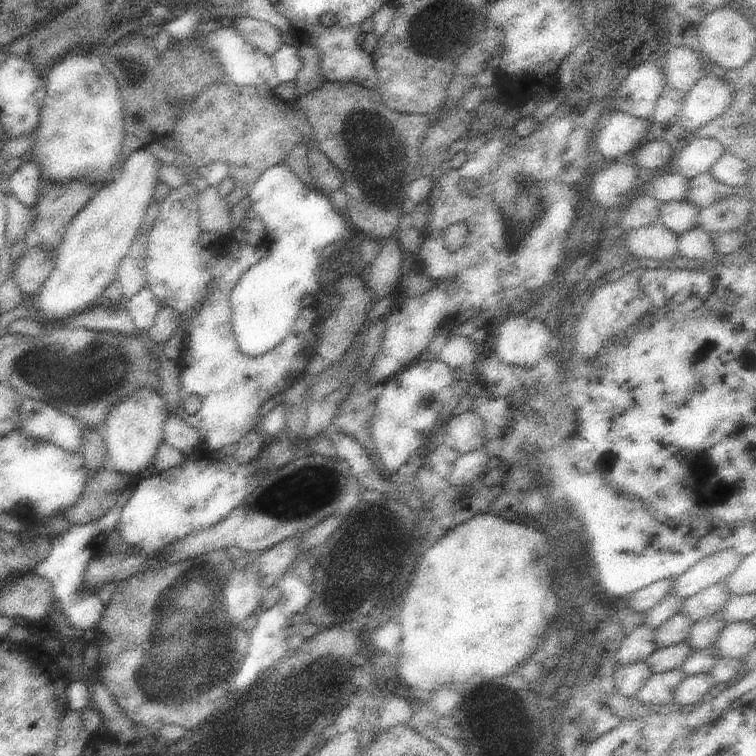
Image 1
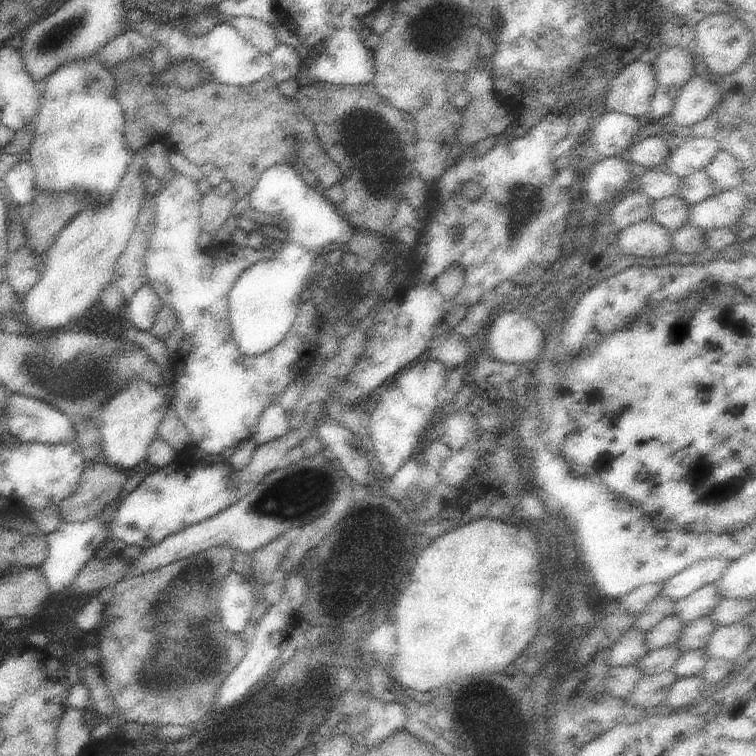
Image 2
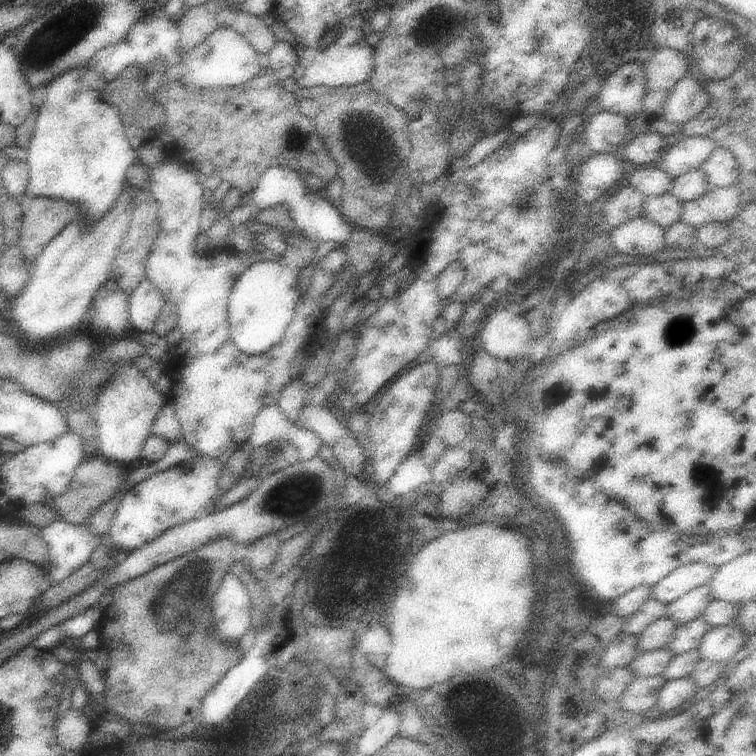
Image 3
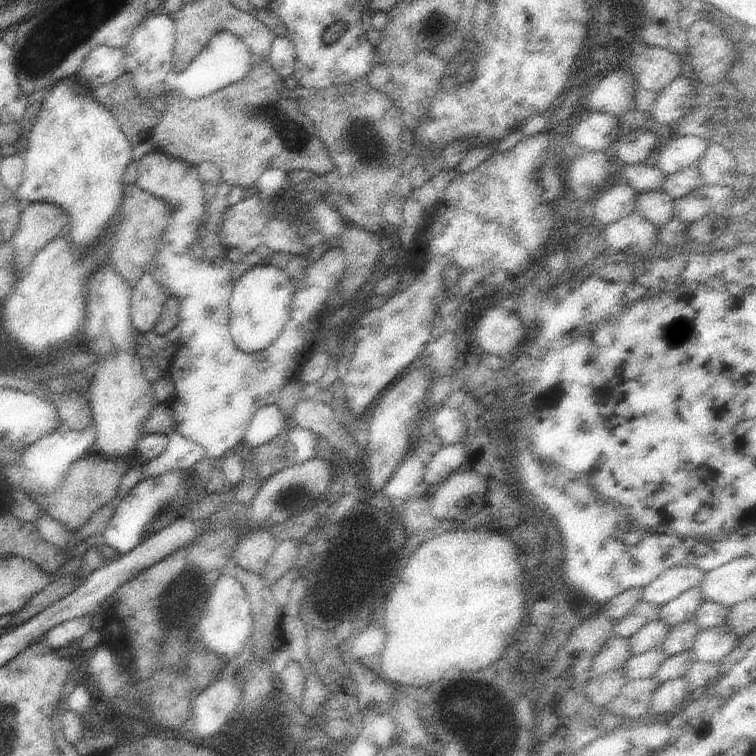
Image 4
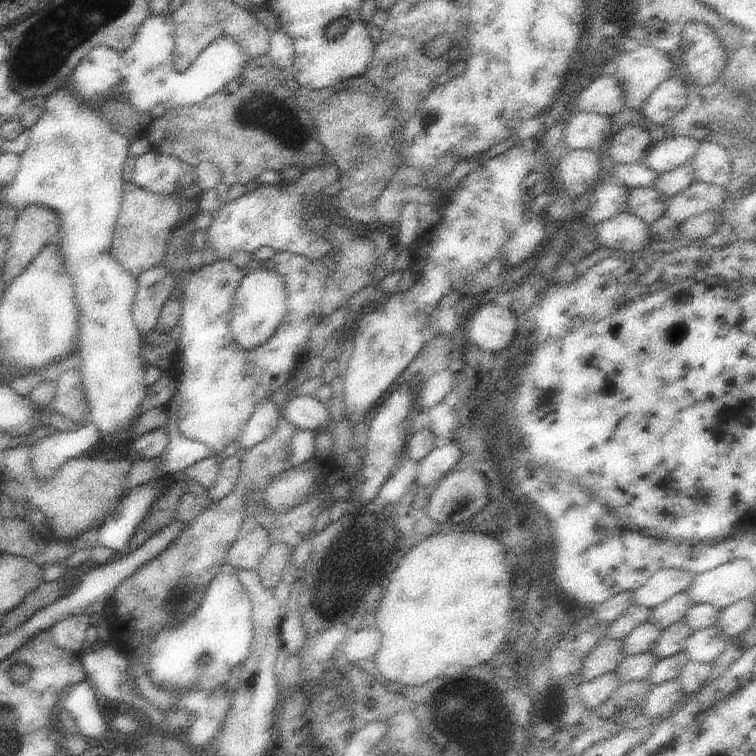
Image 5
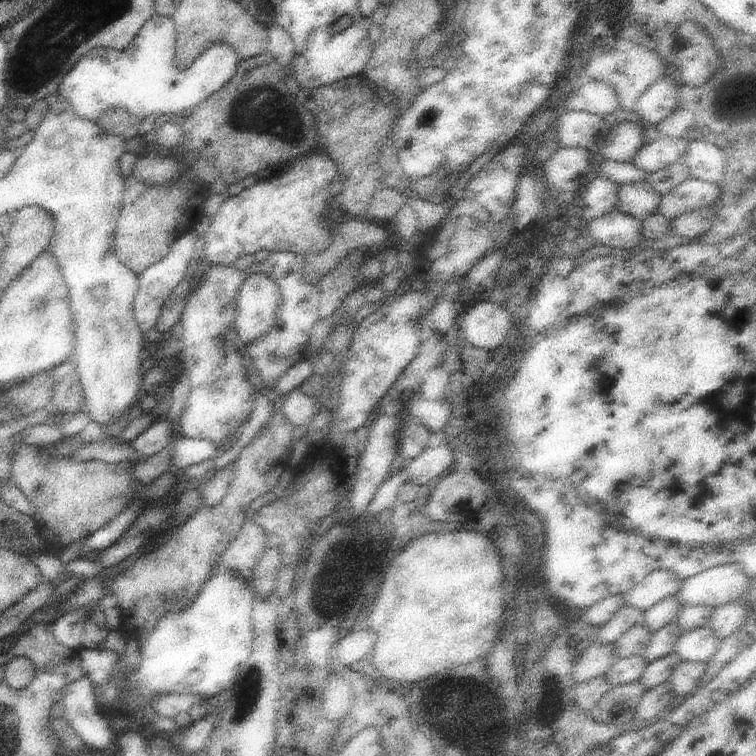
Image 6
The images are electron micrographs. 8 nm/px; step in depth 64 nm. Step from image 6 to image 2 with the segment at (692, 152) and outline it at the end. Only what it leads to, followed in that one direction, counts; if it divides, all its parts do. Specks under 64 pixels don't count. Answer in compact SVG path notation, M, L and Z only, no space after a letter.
M721 150L713 162L707 166L707 174L721 190L737 190L743 184L743 164L731 156L729 152Z

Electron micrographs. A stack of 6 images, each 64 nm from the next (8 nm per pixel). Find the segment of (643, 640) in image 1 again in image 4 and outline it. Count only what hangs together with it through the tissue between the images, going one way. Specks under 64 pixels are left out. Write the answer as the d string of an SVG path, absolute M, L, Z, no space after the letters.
M611 636L605 646L601 646L599 654L593 660L593 678L599 674L607 674L611 670L621 670L627 660L631 660L631 644L629 638L621 636Z

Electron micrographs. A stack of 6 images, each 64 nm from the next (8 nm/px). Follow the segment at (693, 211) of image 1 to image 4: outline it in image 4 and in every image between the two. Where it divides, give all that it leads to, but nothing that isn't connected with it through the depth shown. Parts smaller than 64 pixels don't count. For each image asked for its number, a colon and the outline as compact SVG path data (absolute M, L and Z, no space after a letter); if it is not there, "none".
2: M681 196L653 200L653 222L665 226L671 234L689 224L689 204Z
3: M663 194L659 198L649 196L645 198L645 218L659 224L661 228L671 228L673 224L679 224L683 220L683 202L669 194Z
4: M663 190L637 194L637 214L659 228L665 228L677 216L675 212L675 198Z

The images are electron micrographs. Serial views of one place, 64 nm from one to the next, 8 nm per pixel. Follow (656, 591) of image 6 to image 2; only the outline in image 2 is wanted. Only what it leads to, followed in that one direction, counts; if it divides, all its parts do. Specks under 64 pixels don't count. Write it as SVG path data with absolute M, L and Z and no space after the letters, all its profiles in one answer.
M713 558L713 560L701 560L693 566L689 566L687 570L671 576L665 584L663 584L663 598L673 598L673 602L693 594L695 590L709 586L709 584L717 584L723 576L723 572L733 564L733 560L729 558Z

